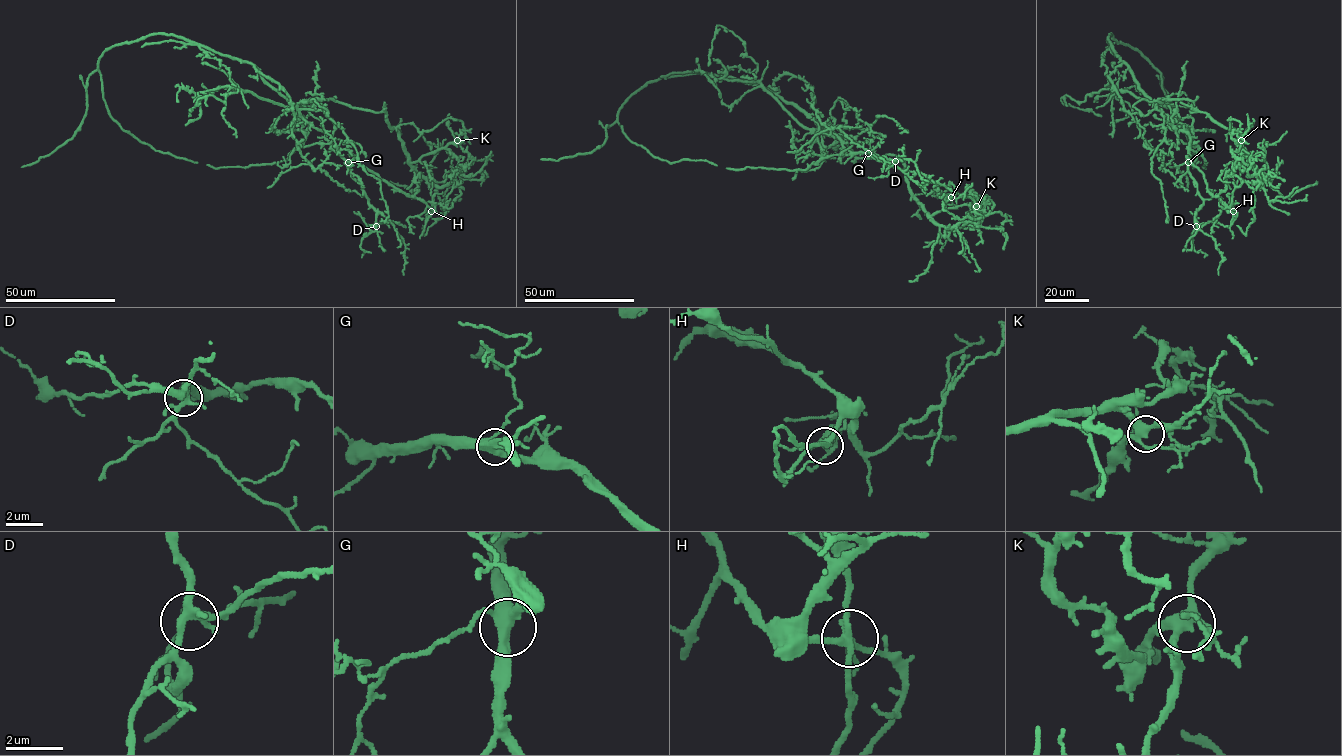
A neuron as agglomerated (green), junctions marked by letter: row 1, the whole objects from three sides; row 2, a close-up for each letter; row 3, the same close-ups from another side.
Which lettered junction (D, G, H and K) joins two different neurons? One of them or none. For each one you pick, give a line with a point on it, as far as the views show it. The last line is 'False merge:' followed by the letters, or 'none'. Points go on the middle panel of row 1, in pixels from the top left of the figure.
H: place (951, 197)
False merge: H

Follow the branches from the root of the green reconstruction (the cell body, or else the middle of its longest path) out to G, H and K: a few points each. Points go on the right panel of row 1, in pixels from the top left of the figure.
G: (1136, 82), (1168, 117), (1168, 126), (1188, 134), (1188, 162)
H: (1136, 82), (1168, 117), (1168, 126), (1188, 134), (1187, 160), (1203, 174), (1207, 190), (1233, 211)
K: (1136, 82), (1156, 105), (1189, 99), (1191, 112), (1206, 112), (1233, 128), (1250, 162), (1239, 146), (1241, 140)

